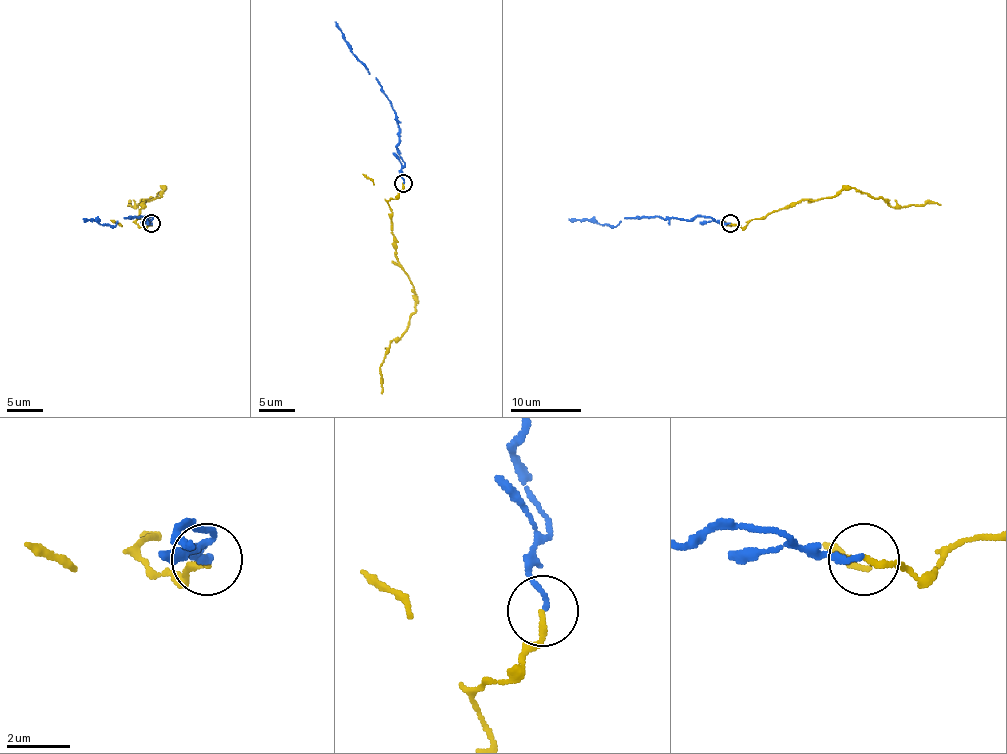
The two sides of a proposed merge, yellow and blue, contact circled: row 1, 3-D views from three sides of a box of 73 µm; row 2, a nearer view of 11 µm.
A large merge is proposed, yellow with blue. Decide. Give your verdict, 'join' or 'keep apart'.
join

